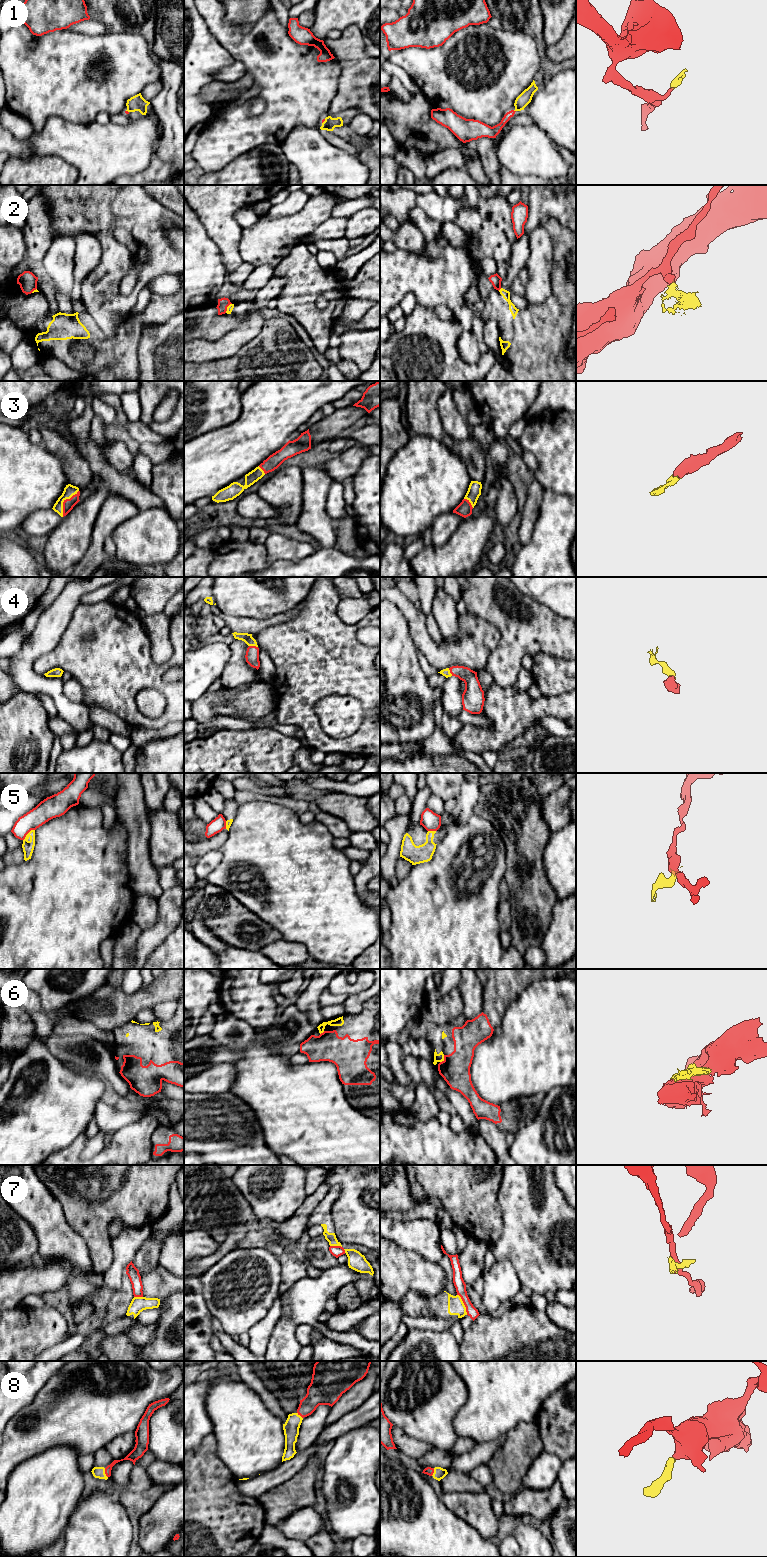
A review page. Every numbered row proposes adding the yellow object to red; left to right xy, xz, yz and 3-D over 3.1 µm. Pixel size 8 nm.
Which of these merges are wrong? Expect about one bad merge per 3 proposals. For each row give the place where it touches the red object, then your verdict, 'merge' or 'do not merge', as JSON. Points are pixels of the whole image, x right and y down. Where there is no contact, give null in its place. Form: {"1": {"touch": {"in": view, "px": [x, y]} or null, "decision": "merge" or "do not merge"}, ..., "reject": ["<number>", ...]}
{"1": {"touch": {"in": "yz", "px": [513, 110]}, "decision": "do not merge"}, "2": {"touch": {"in": "yz", "px": [499, 289]}, "decision": "do not merge"}, "3": {"touch": {"in": "xy", "px": [63, 502]}, "decision": "merge"}, "4": {"touch": {"in": "xz", "px": [253, 646]}, "decision": "merge"}, "5": {"touch": {"in": "xy", "px": [27, 833]}, "decision": "do not merge"}, "6": {"touch": {"in": "yz", "px": [444, 1059]}, "decision": "merge"}, "7": {"touch": {"in": "yz", "px": [464, 1304]}, "decision": "do not merge"}, "8": {"touch": {"in": "xy", "px": [105, 1473]}, "decision": "merge"}, "reject": ["1", "2", "5", "7"]}

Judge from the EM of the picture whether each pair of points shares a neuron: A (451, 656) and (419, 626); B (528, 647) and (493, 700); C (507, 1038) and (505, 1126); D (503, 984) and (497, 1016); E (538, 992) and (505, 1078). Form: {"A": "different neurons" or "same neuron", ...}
{"A": "same neuron", "B": "different neurons", "C": "different neurons", "D": "same neuron", "E": "same neuron"}

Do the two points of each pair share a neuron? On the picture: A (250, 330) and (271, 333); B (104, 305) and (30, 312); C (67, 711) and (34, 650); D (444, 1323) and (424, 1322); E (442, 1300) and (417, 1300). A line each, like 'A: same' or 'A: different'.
A: different
B: different
C: same
D: same
E: same

